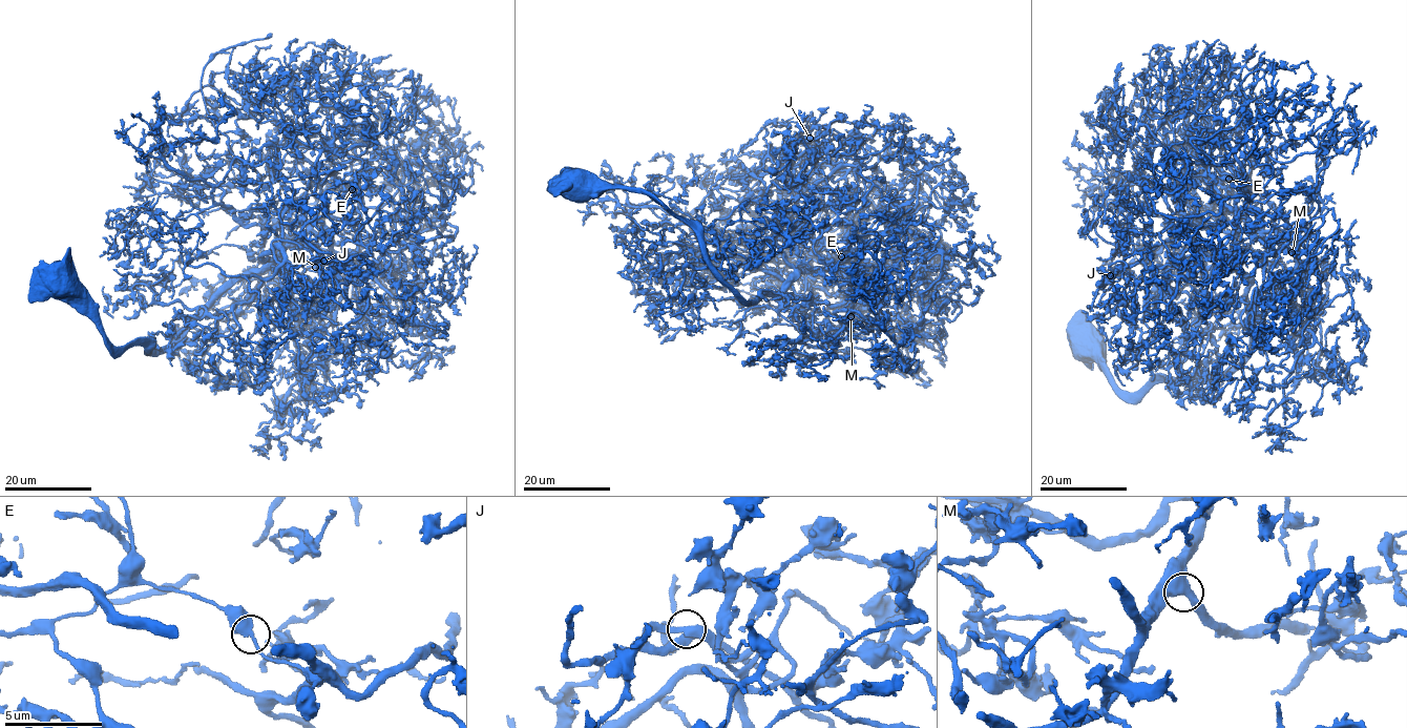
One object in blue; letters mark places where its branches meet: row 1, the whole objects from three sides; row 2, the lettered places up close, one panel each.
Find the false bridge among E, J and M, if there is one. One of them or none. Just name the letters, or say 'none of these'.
E

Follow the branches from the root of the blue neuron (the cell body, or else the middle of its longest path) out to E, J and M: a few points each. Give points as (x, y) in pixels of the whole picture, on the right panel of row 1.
E: (1087, 349), (1129, 393), (1217, 379), (1242, 359), (1254, 328), (1250, 284), (1235, 262), (1243, 187), (1227, 180)
J: (1087, 349), (1129, 393), (1217, 379), (1247, 353), (1251, 284), (1233, 265), (1110, 275)
M: (1087, 349), (1126, 392), (1217, 379), (1247, 353), (1254, 328), (1251, 284), (1235, 262), (1237, 229), (1292, 252)

